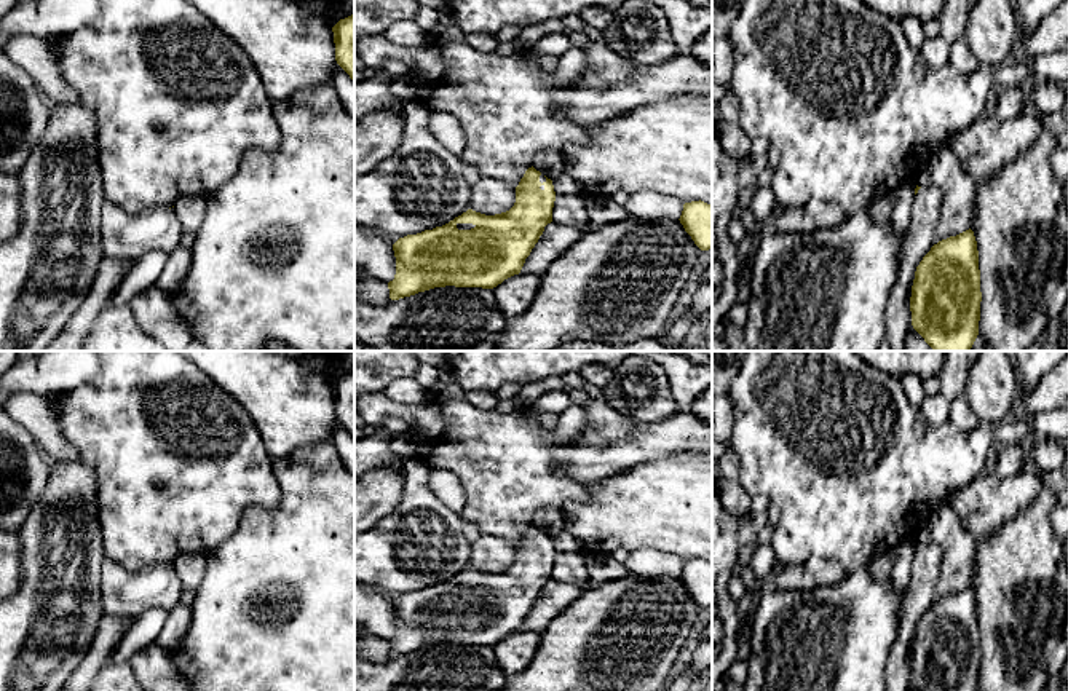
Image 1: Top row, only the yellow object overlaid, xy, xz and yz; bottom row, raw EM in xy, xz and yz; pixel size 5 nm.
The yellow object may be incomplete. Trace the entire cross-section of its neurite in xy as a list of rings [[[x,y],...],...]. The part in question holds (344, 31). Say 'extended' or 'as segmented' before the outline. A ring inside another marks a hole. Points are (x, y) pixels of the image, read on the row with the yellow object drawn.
as segmented | [[[354,14],[340,19],[334,27],[335,61],[354,81]]]

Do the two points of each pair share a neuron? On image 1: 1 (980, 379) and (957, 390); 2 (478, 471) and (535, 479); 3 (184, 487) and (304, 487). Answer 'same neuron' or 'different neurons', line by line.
1: different neurons
2: same neuron
3: different neurons

